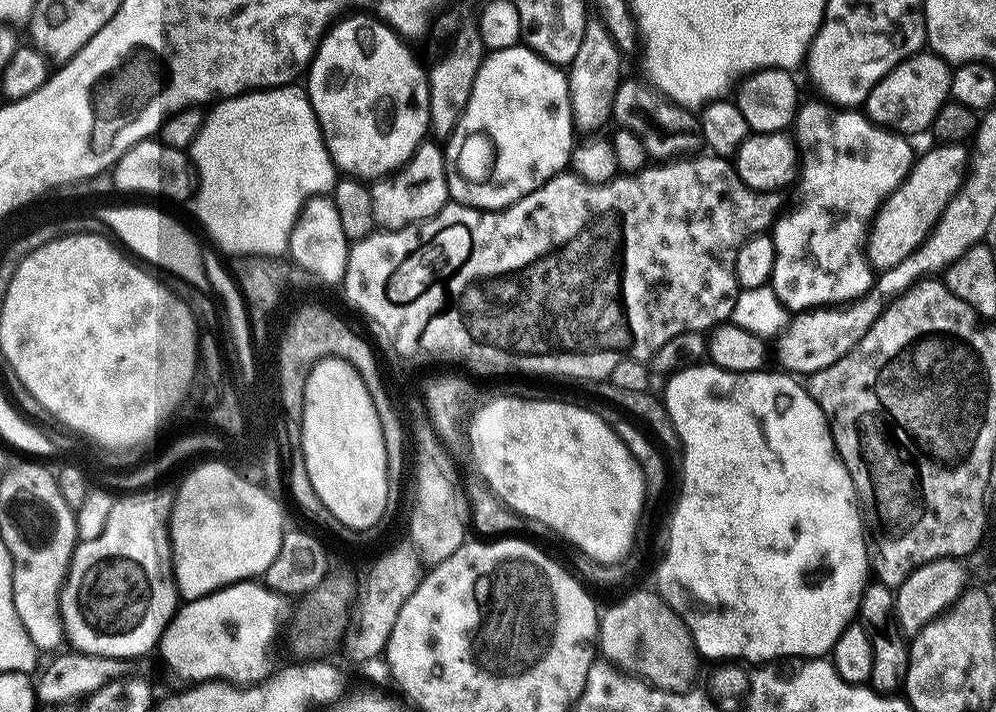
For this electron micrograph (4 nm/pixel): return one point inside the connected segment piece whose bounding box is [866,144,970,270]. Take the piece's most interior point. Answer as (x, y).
(906, 218)

